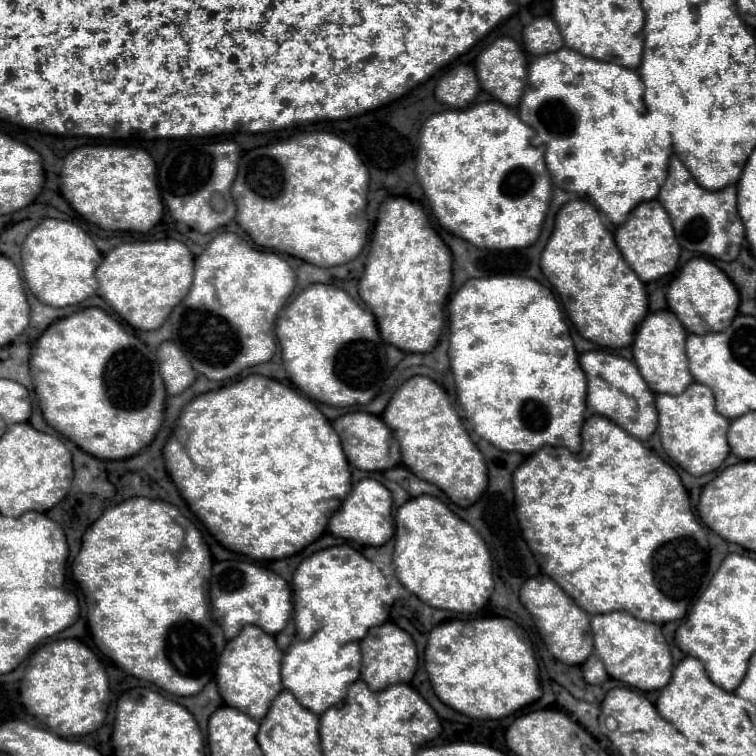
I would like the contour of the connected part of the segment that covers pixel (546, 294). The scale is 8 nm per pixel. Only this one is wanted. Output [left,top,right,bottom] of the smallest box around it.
[449,274,587,454]

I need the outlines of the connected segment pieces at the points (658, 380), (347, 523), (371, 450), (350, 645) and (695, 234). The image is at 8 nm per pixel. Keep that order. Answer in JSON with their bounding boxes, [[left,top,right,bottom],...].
[[633,310,693,394],[329,478,395,546],[333,412,401,472],[281,624,361,714],[657,156,745,262]]

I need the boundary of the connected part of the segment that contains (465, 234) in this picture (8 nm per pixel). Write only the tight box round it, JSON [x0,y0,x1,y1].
[415,102,551,250]

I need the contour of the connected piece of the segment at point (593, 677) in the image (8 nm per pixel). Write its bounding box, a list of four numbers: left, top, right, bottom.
[583,656,607,684]

